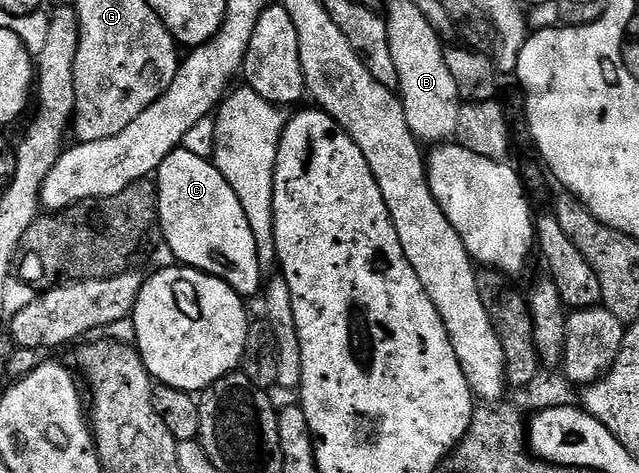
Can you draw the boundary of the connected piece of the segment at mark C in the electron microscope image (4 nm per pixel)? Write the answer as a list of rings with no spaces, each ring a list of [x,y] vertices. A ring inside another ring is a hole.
[[[182,145],[161,161],[157,172],[158,230],[178,262],[225,281],[239,295],[258,296],[265,273],[259,266],[257,241],[249,229],[249,217],[233,193],[233,185],[210,158],[189,152]]]

